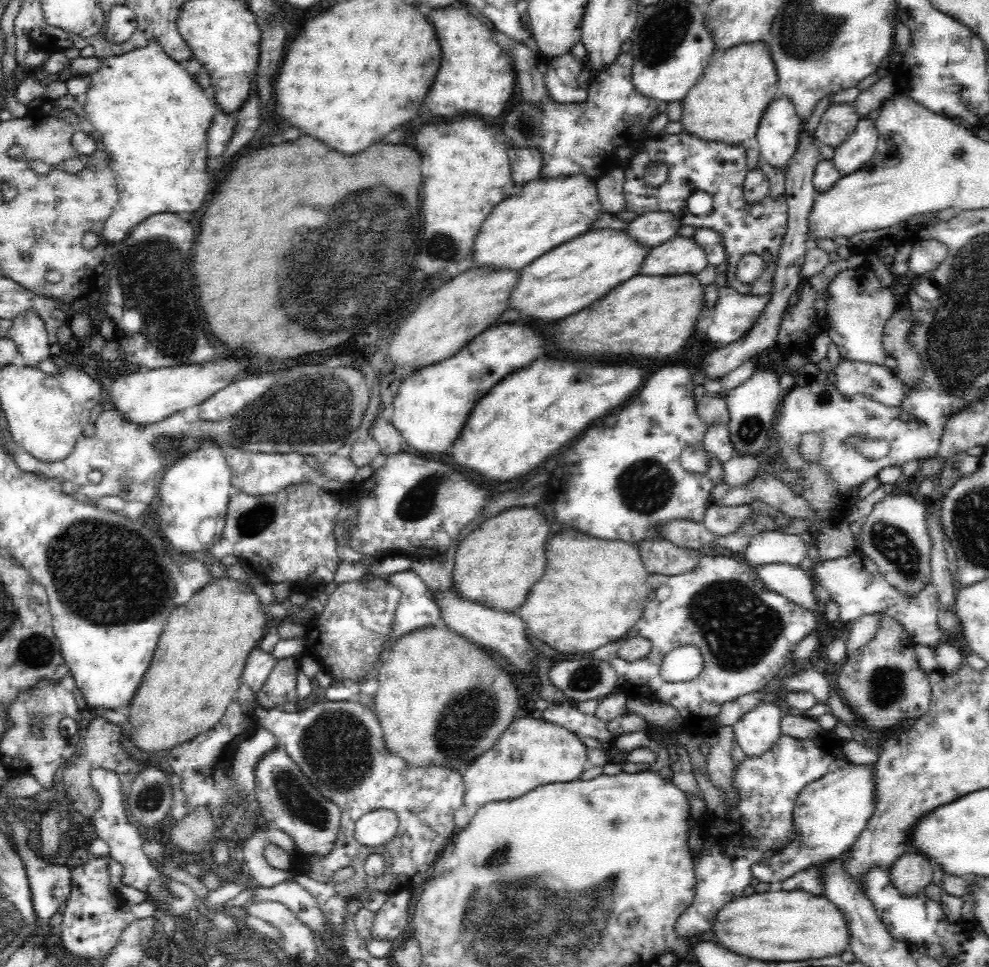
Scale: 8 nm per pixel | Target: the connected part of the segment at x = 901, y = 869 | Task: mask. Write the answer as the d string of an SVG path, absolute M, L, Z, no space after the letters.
M906 852L890 866L890 884L903 896L918 898L933 883L934 870L930 861L919 854Z

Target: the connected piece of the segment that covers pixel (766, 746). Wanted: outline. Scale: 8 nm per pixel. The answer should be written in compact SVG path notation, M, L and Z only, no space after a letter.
M771 702L761 703L741 716L734 727L735 741L747 758L760 758L774 747L783 735L780 728L782 710Z

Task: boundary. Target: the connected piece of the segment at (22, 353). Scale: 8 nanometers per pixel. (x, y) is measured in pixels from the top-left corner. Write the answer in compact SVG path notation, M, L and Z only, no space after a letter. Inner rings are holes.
M35 310L25 311L14 318L8 337L15 342L19 353L18 363L24 366L38 366L50 358L49 338Z

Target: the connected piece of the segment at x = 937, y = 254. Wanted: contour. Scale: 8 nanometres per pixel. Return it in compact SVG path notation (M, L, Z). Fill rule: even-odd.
M932 237L913 240L908 260L909 274L916 278L921 274L936 270L947 254L948 247Z

